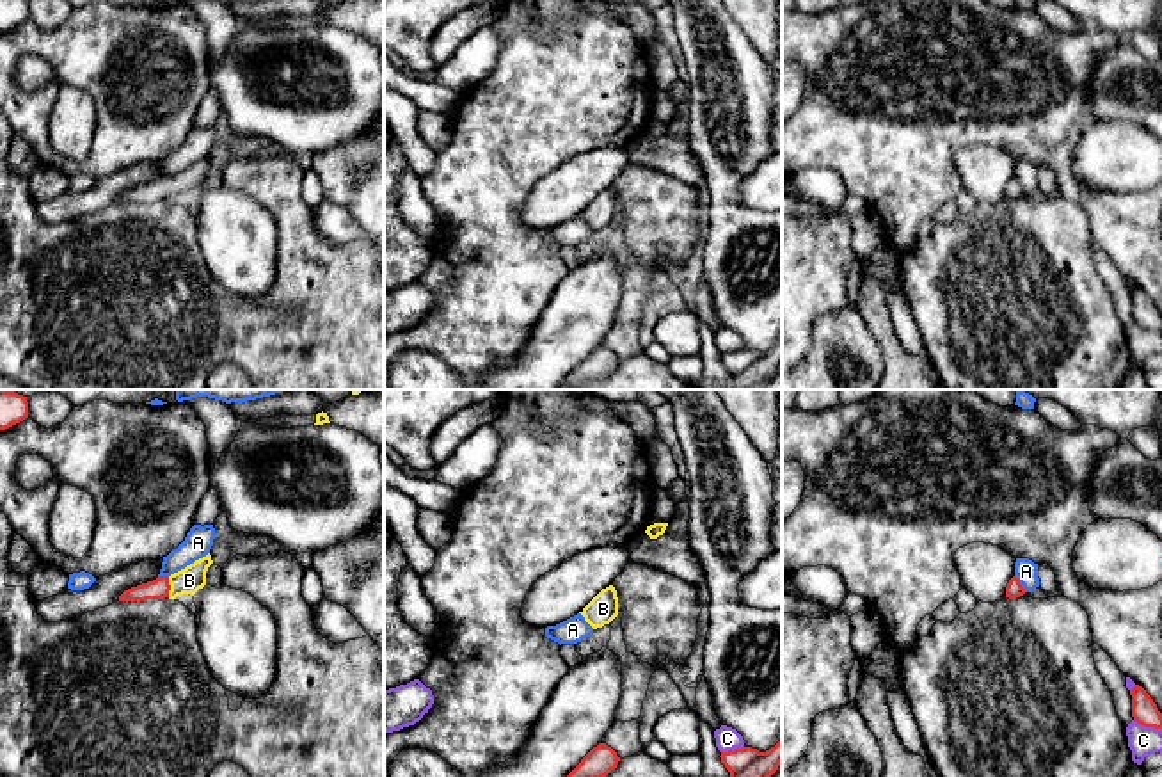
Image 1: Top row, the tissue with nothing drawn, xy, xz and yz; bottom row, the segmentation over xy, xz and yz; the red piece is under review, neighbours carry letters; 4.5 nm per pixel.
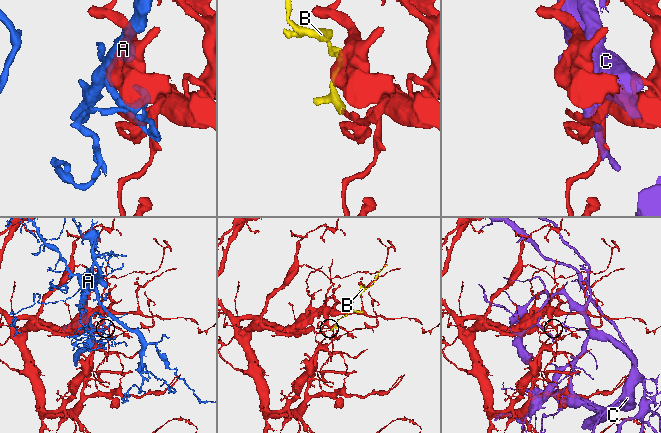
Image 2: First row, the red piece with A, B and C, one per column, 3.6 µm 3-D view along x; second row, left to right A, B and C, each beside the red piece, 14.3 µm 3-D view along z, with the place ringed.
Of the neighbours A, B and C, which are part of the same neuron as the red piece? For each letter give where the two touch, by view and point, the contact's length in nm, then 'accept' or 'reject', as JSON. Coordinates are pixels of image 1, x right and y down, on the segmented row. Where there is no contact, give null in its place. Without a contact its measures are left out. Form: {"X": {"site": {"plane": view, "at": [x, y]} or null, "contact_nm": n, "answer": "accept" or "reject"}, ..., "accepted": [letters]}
{"A": {"site": {"plane": "yz", "at": [1020, 584]}, "contact_nm": 90, "answer": "reject"}, "B": {"site": {"plane": "xy", "at": [169, 587]}, "contact_nm": 100, "answer": "accept"}, "C": {"site": {"plane": "yz", "at": [1148, 726]}, "contact_nm": 140, "answer": "reject"}, "accepted": ["B"]}

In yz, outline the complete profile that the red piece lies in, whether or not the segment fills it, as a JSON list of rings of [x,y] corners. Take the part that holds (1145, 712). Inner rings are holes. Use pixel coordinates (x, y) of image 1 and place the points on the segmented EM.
[[[1135,685],[1130,695],[1134,720],[1144,727],[1162,729],[1162,713],[1158,711],[1153,699],[1146,693],[1146,690]]]

